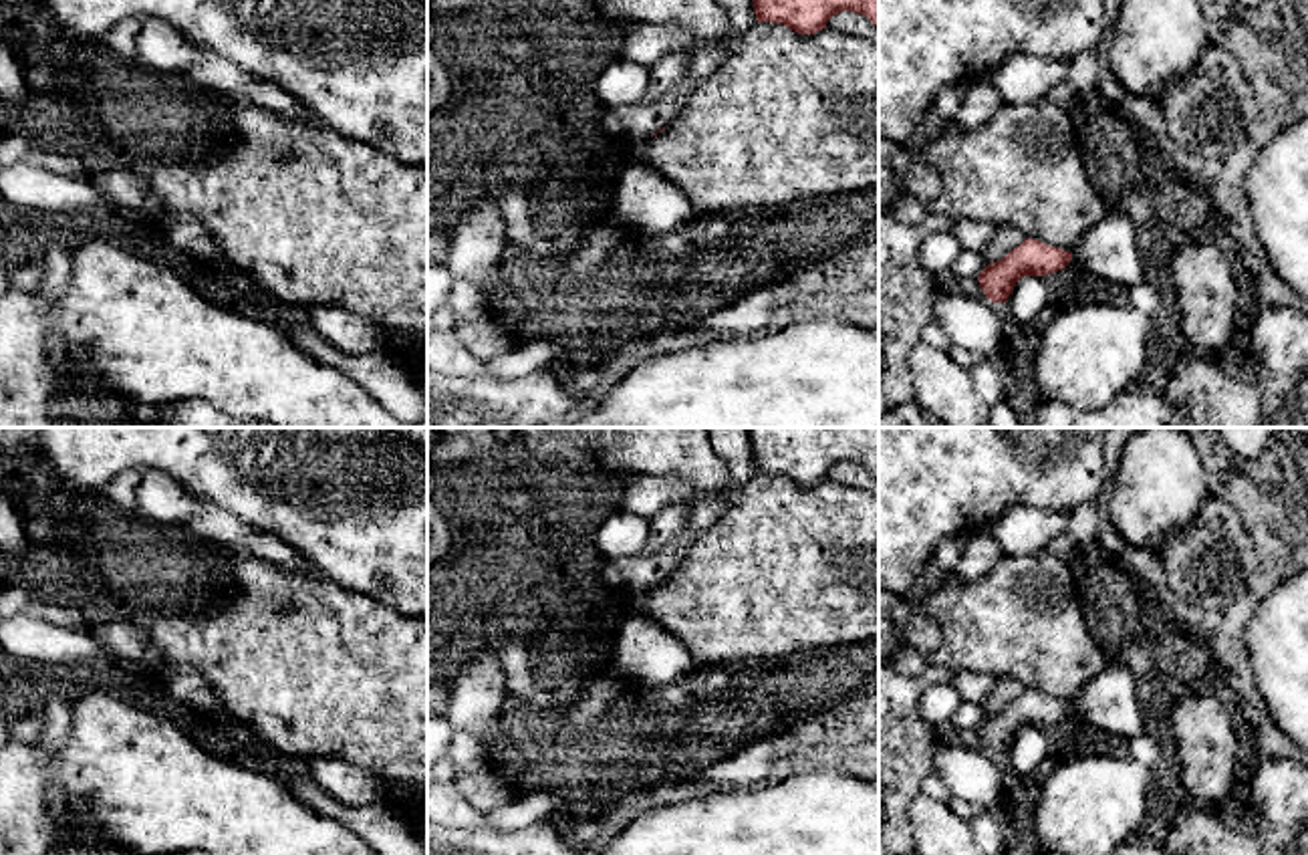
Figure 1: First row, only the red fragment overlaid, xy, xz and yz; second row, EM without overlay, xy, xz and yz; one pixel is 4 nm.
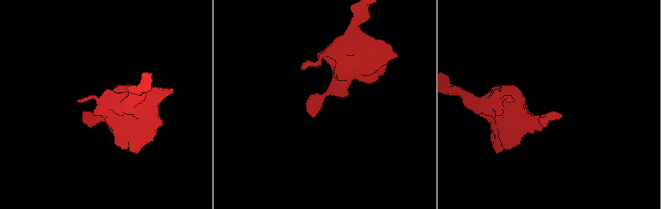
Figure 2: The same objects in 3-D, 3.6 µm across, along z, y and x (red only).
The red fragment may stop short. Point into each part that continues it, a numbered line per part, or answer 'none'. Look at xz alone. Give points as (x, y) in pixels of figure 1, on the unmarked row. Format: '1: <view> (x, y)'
none

